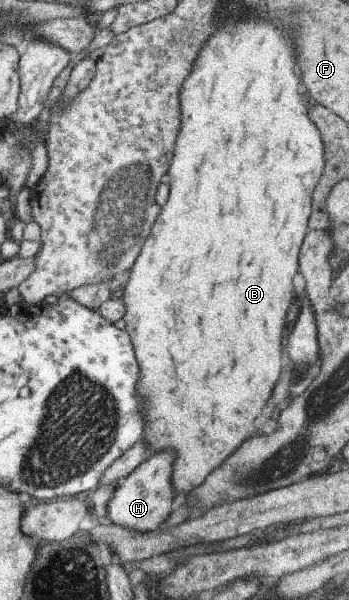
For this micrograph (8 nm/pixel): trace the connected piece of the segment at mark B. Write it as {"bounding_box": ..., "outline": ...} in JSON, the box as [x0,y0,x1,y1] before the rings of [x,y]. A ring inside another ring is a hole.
{"bounding_box":[120,16,324,494],"outline":[[[223,16],[217,22],[221,24],[213,29],[213,36],[207,40],[207,46],[199,54],[199,62],[195,62],[191,74],[181,84],[181,128],[173,146],[173,162],[169,168],[169,198],[161,206],[161,212],[151,226],[149,238],[135,264],[130,268],[128,278],[122,281],[120,296],[124,313],[121,320],[127,336],[131,338],[131,346],[135,352],[139,378],[137,378],[137,396],[143,404],[143,440],[152,452],[173,452],[173,470],[171,470],[171,486],[174,492],[189,494],[195,486],[199,486],[205,476],[215,470],[235,448],[241,446],[247,438],[255,434],[253,420],[261,414],[271,388],[279,376],[281,364],[281,336],[285,326],[285,314],[293,300],[293,276],[297,272],[297,252],[303,236],[307,234],[307,216],[311,208],[313,187],[324,167],[324,148],[319,140],[318,130],[307,120],[307,112],[299,94],[299,78],[293,72],[295,60],[293,50],[287,46],[285,38],[263,18],[247,16],[233,18],[227,16],[223,24]]]}

